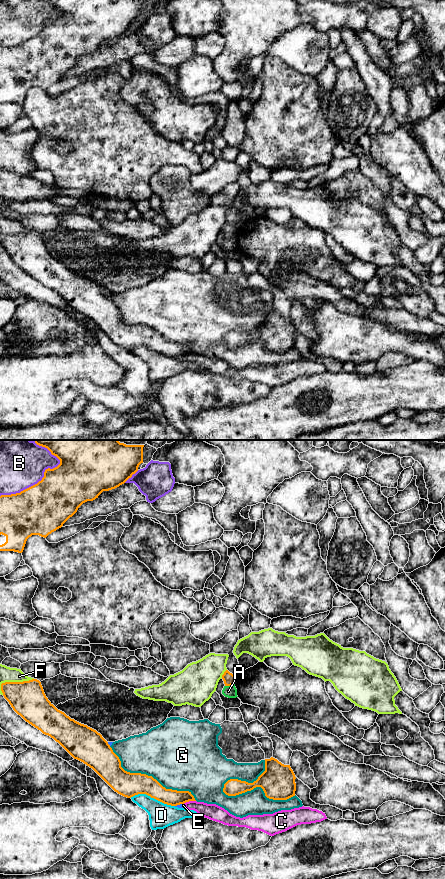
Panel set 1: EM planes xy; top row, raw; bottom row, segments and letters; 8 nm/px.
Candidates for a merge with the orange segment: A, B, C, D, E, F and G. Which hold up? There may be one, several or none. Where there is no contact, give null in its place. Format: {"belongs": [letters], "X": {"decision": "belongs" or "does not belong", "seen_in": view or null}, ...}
{"belongs": [], "A": {"decision": "does not belong", "seen_in": "xy"}, "B": {"decision": "does not belong", "seen_in": "xy"}, "C": {"decision": "does not belong", "seen_in": "xy"}, "D": {"decision": "does not belong", "seen_in": "xy"}, "E": {"decision": "does not belong", "seen_in": "xy"}, "F": {"decision": "does not belong", "seen_in": "xy"}, "G": {"decision": "does not belong", "seen_in": "xy"}}

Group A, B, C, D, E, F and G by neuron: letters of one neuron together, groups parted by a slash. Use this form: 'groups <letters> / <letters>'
groups A / B / C E / D / F / G

